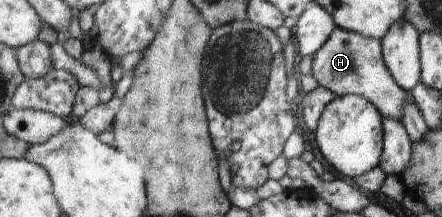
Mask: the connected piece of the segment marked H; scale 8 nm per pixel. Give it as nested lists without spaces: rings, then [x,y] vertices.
[[[336,27],[324,46],[312,55],[312,75],[317,79],[319,86],[329,88],[329,91],[332,91],[337,97],[347,94],[363,96],[379,109],[381,115],[398,122],[404,117],[408,99],[413,99],[413,95],[401,88],[388,71],[387,64],[384,62],[383,45],[380,40],[362,36],[360,33],[347,31],[340,27]]]

